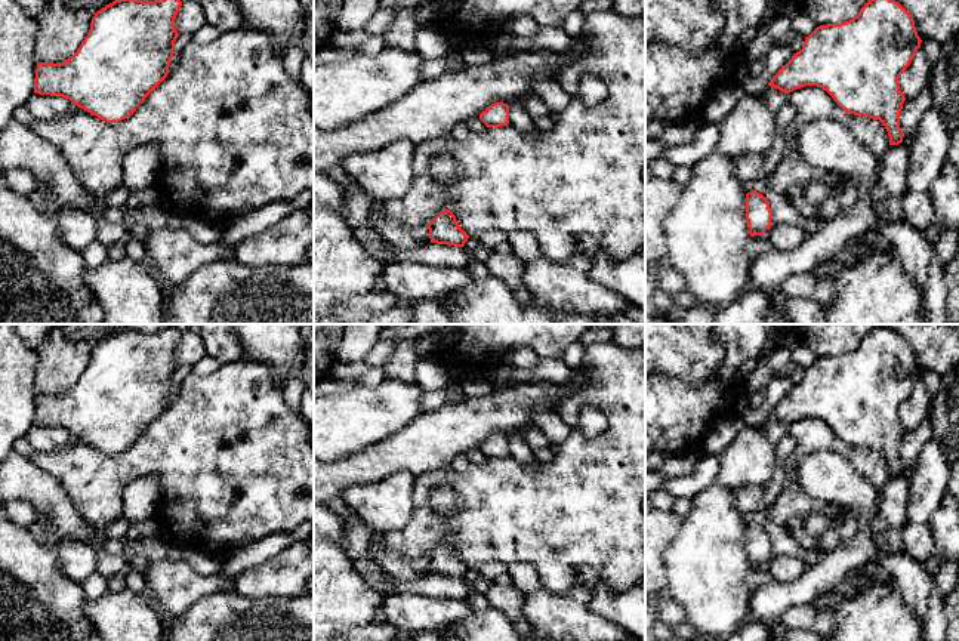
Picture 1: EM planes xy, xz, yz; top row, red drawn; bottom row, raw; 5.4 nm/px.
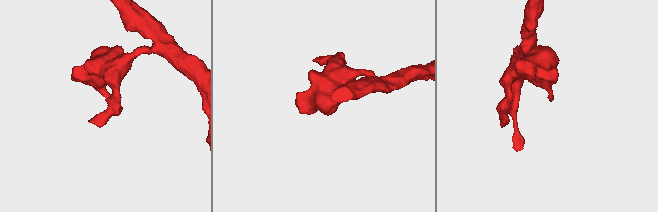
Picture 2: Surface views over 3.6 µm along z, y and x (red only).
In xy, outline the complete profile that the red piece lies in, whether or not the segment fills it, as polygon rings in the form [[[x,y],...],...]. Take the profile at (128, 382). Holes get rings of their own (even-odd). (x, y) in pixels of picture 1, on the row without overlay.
[[[175,327],[155,333],[114,332],[95,345],[87,367],[73,388],[58,395],[37,394],[34,425],[67,429],[78,440],[107,454],[118,454],[130,449],[169,406],[175,373],[179,367],[175,360],[175,349],[181,338],[182,333]]]

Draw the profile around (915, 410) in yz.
[[[919,379],[910,397],[898,410],[900,422],[904,425],[906,431],[915,431],[923,420],[928,419],[929,404],[931,394]]]

